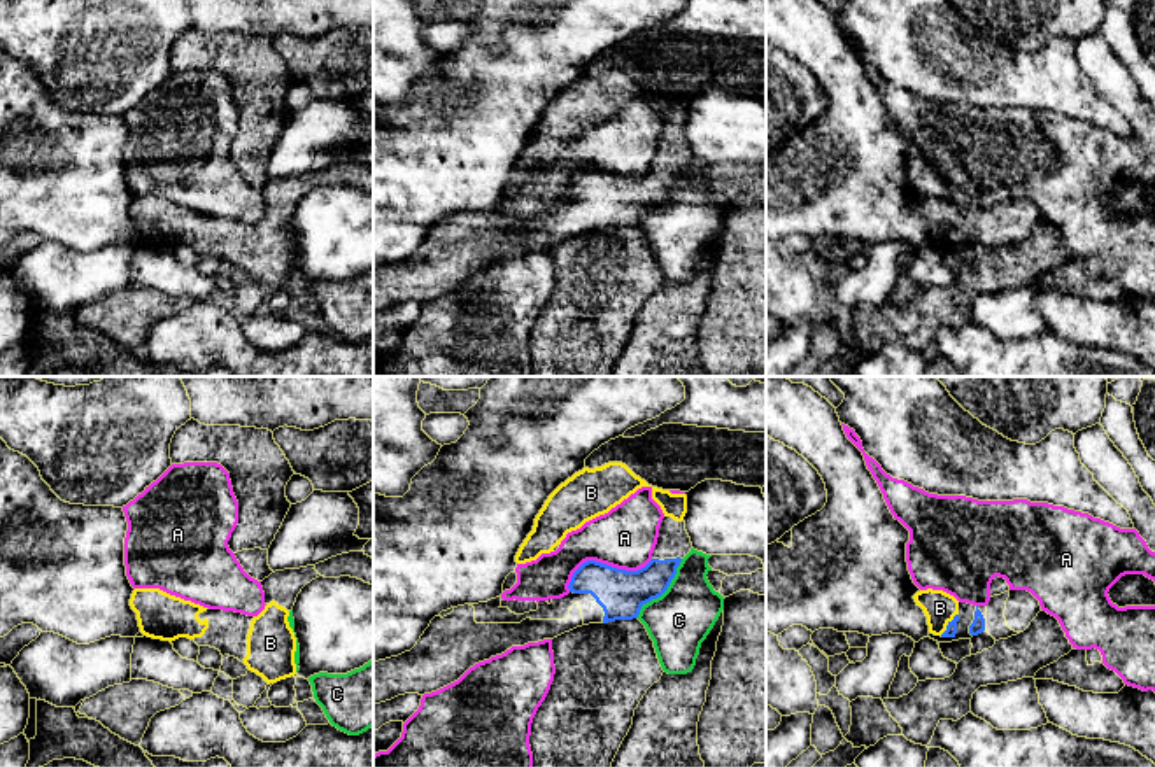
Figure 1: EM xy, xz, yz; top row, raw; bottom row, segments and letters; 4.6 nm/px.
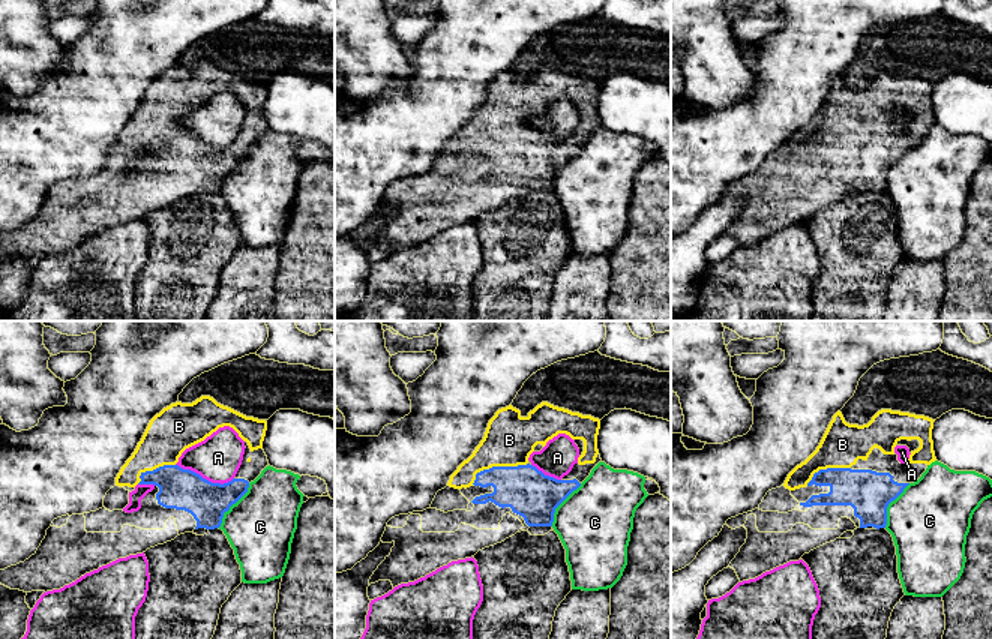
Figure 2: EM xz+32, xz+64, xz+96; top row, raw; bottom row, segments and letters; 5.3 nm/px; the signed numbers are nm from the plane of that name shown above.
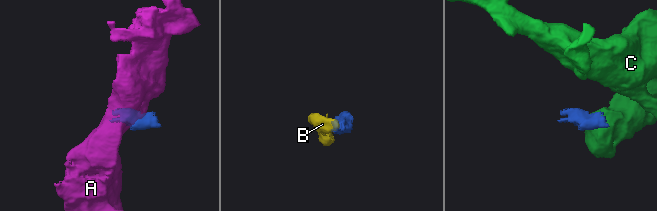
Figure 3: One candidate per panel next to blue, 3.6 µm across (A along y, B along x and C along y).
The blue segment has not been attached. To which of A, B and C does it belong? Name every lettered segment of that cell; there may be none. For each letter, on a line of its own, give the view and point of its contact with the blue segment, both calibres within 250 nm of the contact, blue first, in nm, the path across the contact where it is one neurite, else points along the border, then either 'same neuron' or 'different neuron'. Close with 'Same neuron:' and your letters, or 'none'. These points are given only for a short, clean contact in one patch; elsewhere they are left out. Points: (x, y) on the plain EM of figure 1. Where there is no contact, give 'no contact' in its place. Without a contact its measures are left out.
A: contact xz (605, 172); calibres 220 and 280 nm; different neuron
B: contact yz (949, 232); calibres 50 and 150 nm; same neuron
C: contact xz (663, 200); calibres 220 and 280 nm; different neuron
Same neuron: B

